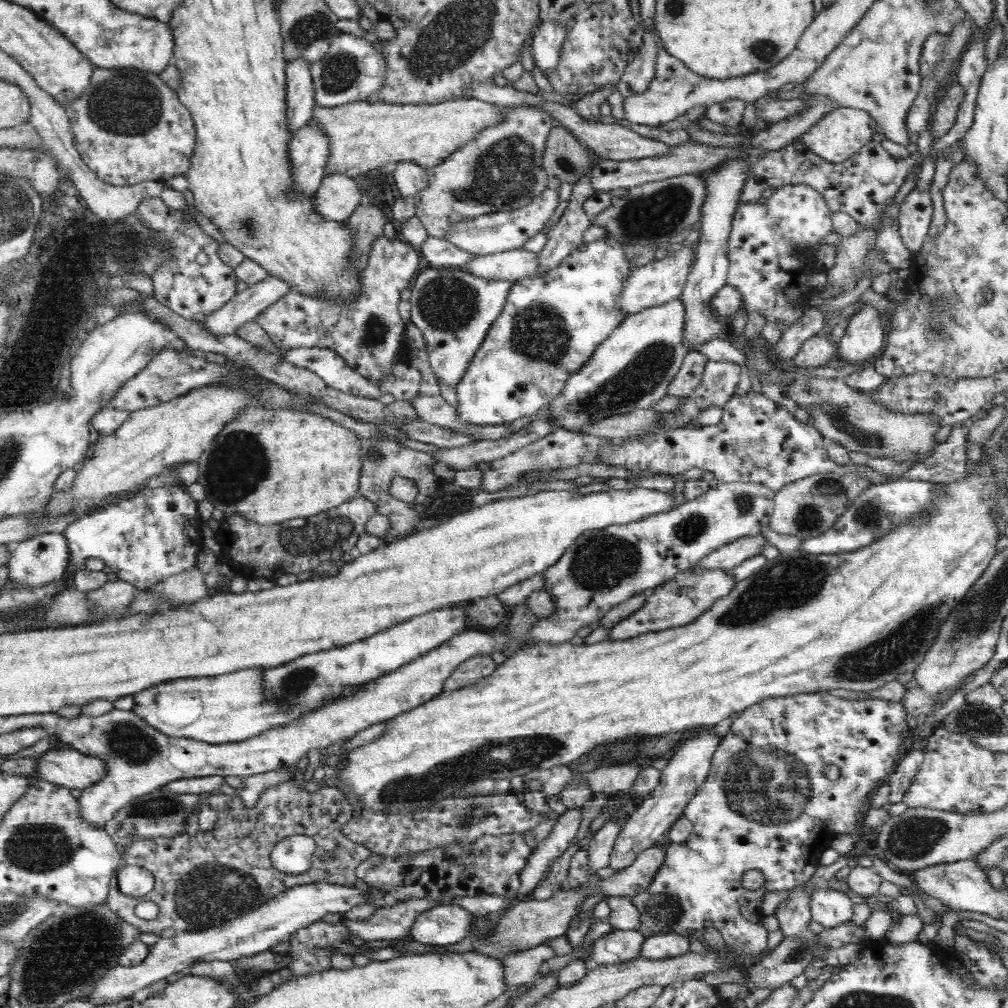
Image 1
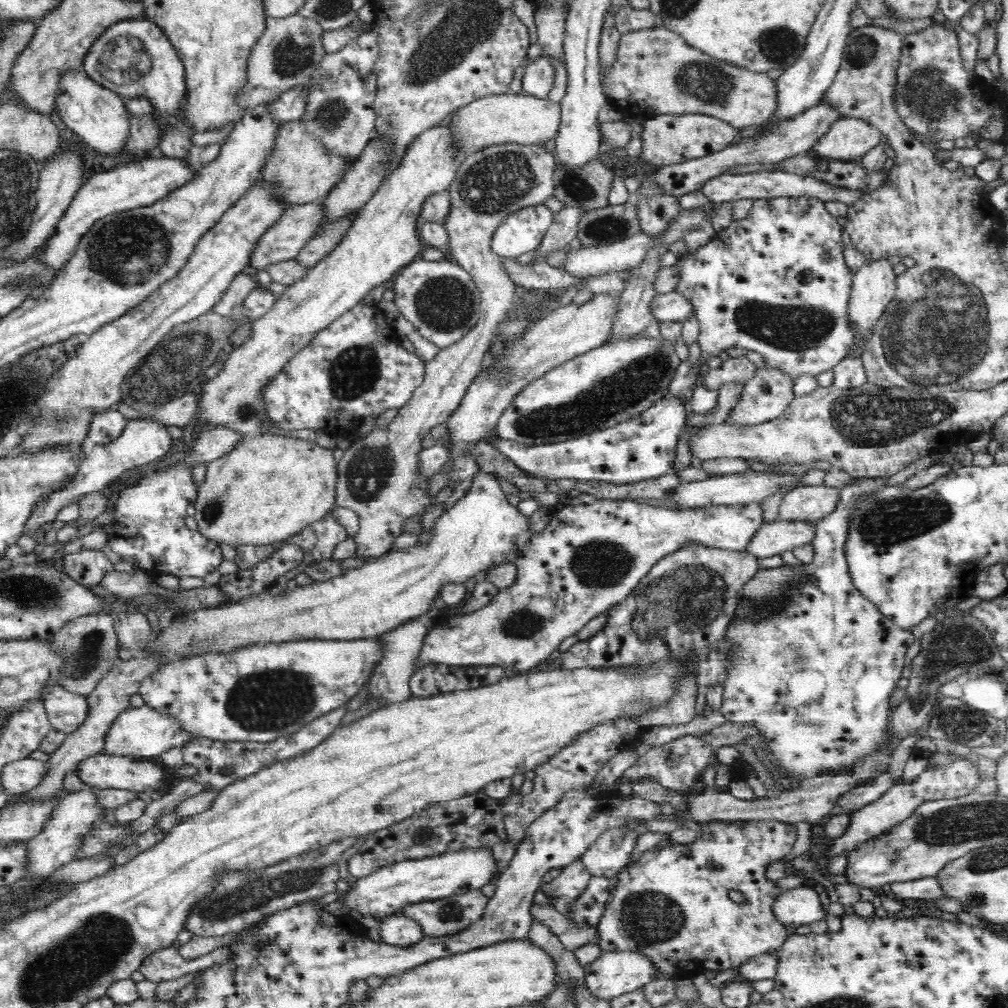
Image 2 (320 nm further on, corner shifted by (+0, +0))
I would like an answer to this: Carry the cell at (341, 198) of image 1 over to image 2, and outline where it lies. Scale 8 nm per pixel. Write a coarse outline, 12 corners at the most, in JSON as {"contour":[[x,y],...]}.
{"contour":[[320,202],[288,207],[254,244],[246,271],[297,258],[323,222]]}

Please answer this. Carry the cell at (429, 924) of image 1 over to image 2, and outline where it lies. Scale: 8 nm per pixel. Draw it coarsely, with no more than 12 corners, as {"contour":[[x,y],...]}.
{"contour":[[406,915],[387,916],[380,941],[407,947],[424,938],[420,924]]}

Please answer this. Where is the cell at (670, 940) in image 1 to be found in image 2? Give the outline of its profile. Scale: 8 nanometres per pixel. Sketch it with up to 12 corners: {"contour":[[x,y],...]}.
{"contour":[[603,952],[583,965],[585,988],[608,1001],[654,980],[636,952]]}

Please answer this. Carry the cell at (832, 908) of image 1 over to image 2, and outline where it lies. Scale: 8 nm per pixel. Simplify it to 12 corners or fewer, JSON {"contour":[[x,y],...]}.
{"contour":[[810,883],[780,893],[774,919],[789,931],[822,920],[819,888]]}

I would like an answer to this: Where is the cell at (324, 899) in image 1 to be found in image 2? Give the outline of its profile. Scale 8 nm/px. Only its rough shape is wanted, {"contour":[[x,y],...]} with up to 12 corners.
{"contour":[[493,848],[383,866],[345,903],[382,919],[406,904],[481,889],[500,876]]}

